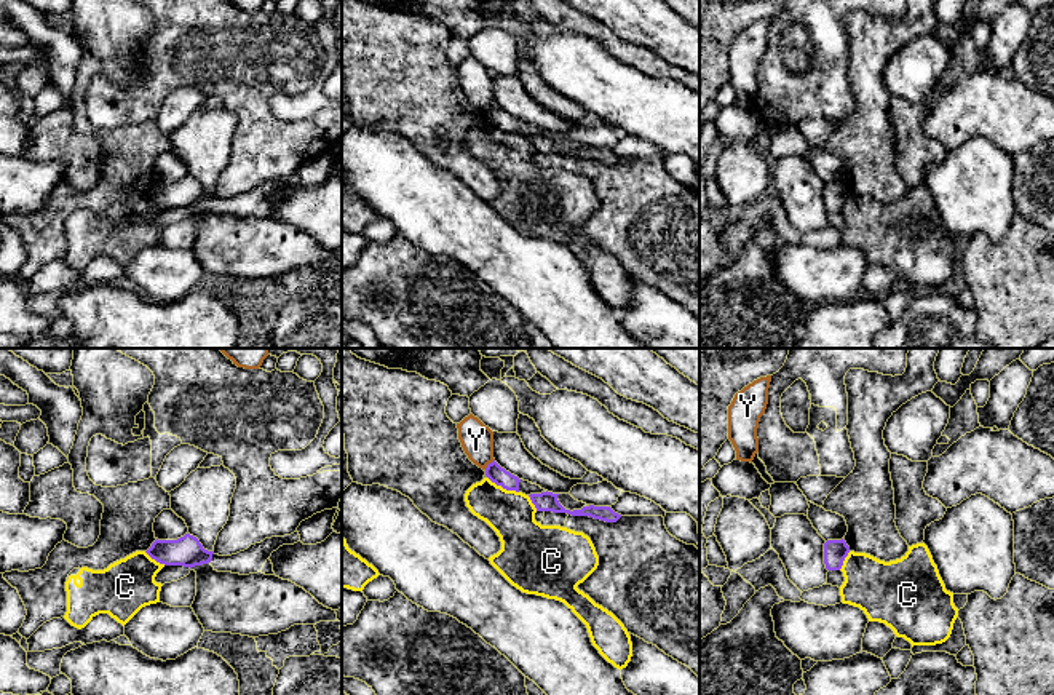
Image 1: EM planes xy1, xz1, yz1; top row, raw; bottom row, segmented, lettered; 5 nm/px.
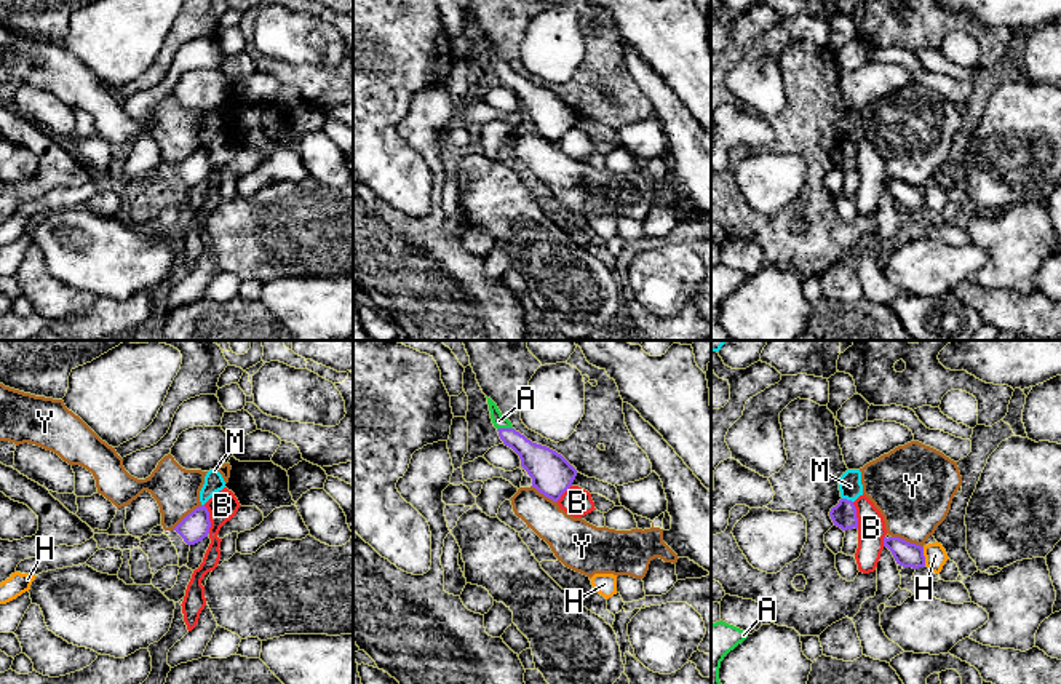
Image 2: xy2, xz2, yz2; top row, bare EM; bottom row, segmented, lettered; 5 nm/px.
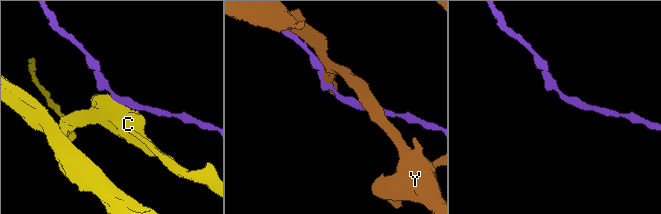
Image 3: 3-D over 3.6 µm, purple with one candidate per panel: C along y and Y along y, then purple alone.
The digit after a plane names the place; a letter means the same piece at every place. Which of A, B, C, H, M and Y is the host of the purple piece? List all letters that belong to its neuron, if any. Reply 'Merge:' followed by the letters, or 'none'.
Merge: A

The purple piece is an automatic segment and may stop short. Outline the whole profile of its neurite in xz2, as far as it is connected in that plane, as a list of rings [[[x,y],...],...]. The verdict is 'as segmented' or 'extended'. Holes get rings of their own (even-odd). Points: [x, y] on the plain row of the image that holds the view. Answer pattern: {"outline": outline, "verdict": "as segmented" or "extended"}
{"outline": [[[487,40],[487,46],[500,82],[519,97],[521,109],[532,120],[532,129],[553,144],[558,144],[572,128],[577,112],[556,93],[532,85],[516,74],[491,40]]], "verdict": "extended"}

